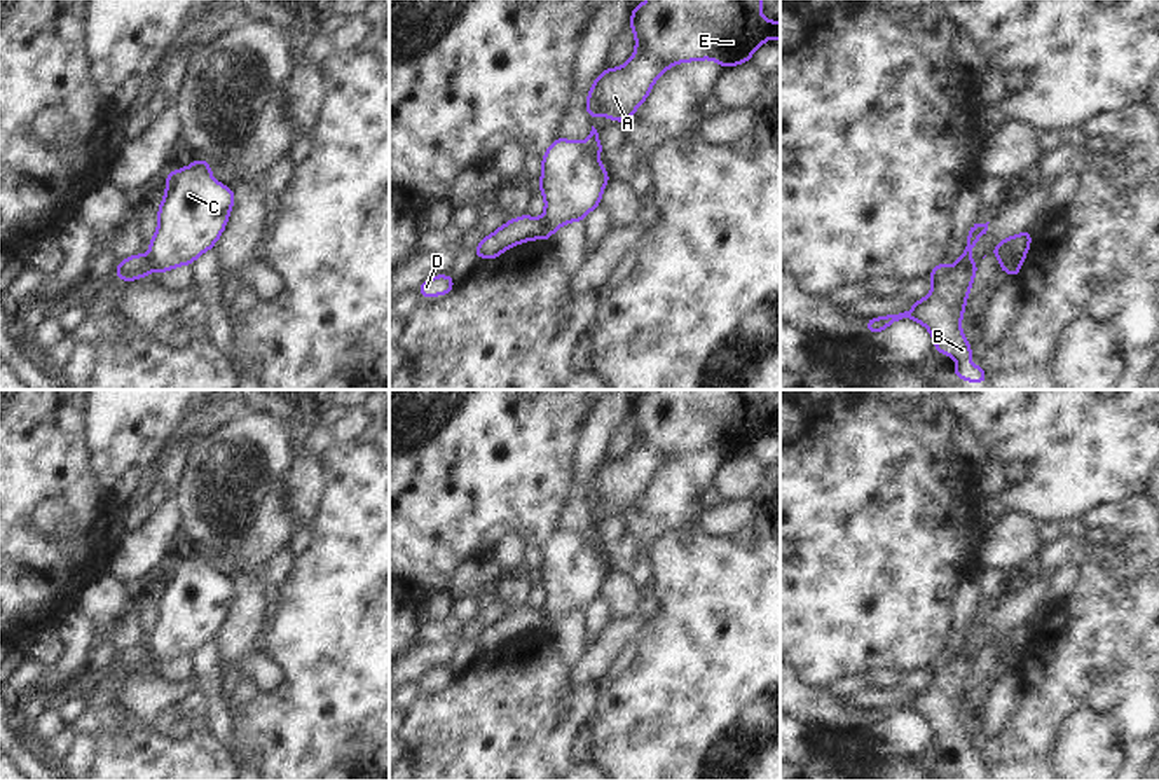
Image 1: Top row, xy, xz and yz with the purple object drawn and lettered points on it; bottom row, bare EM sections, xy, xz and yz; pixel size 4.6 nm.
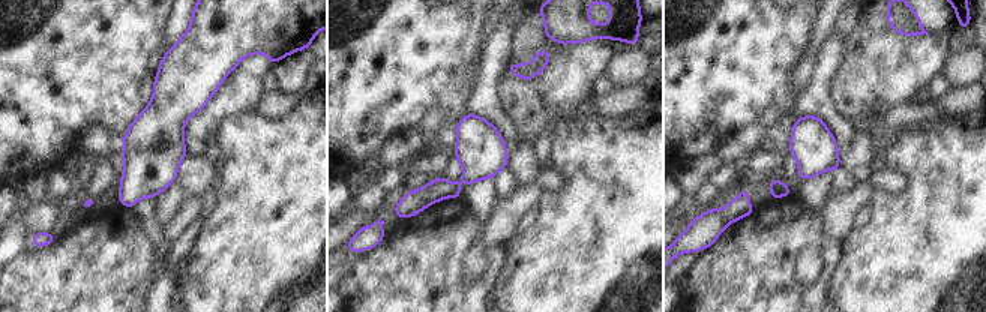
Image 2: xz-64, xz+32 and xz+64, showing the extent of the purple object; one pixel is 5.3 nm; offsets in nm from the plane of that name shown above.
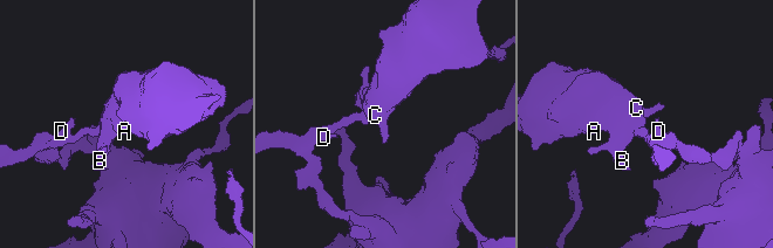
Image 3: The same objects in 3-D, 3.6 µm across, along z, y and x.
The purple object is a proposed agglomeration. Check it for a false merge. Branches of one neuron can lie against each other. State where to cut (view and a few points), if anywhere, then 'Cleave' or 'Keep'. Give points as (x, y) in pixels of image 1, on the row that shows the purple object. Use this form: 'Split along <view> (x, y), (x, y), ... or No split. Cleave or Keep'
Split along yz (1021, 261), (1009, 259), (1001, 268). Cleave

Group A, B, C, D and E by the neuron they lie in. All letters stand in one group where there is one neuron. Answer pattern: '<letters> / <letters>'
A B C E / D

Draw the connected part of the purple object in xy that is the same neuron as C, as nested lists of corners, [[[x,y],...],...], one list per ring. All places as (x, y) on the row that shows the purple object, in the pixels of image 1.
[[[204,159],[169,169],[159,224],[148,243],[152,271],[192,266],[211,250],[225,231],[234,199],[234,189],[213,178],[211,162]]]

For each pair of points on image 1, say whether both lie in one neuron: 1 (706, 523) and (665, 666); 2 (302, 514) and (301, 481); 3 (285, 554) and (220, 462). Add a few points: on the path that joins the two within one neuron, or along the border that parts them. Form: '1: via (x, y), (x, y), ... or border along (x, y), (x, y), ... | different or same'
1: border along (695, 525), (711, 535), (733, 535), (744, 528) | different
2: via (302, 505), (302, 490) | same
3: border along (285, 544), (257, 570), (255, 579), (262, 586) | different

